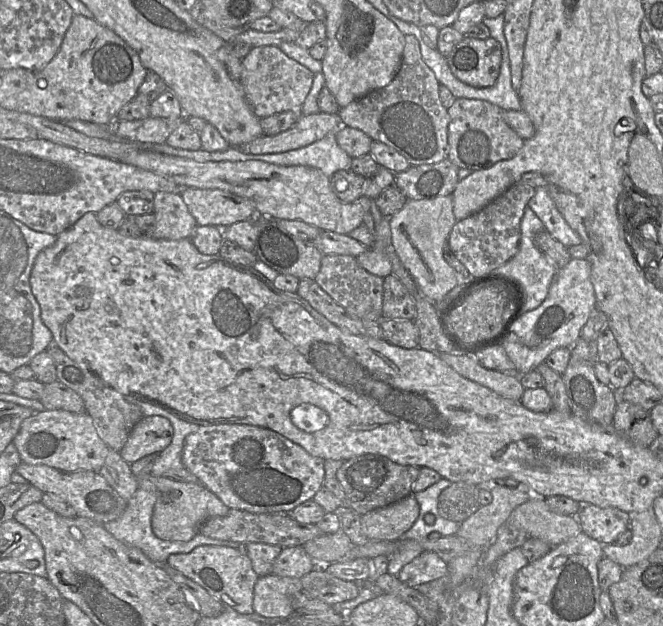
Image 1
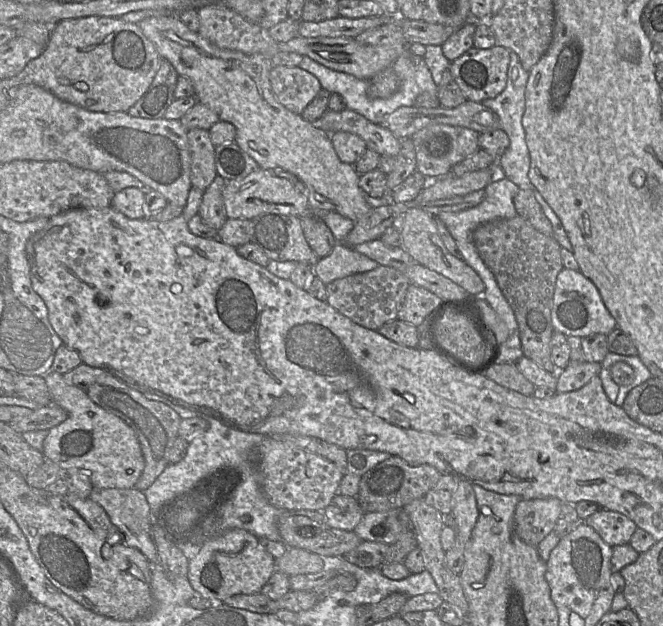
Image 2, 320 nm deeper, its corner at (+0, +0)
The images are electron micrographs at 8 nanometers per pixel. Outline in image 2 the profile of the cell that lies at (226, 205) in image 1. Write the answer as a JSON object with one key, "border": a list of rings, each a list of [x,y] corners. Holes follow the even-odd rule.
{"border":[[[257,170],[242,180],[226,181],[222,197],[228,219],[251,220],[261,214],[273,213],[303,218],[310,214],[307,188],[299,181],[292,184],[285,177],[276,176],[272,171]]]}

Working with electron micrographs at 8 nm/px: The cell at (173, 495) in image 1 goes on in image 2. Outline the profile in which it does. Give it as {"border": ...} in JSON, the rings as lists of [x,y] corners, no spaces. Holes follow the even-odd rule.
{"border":[[[50,371],[44,376],[44,379],[50,393],[51,402],[68,413],[65,421],[48,430],[42,449],[45,458],[58,464],[62,470],[78,469],[88,473],[95,488],[133,488],[145,467],[141,446],[133,429],[119,417],[96,405],[88,397],[85,390],[67,384],[62,374]]]}

